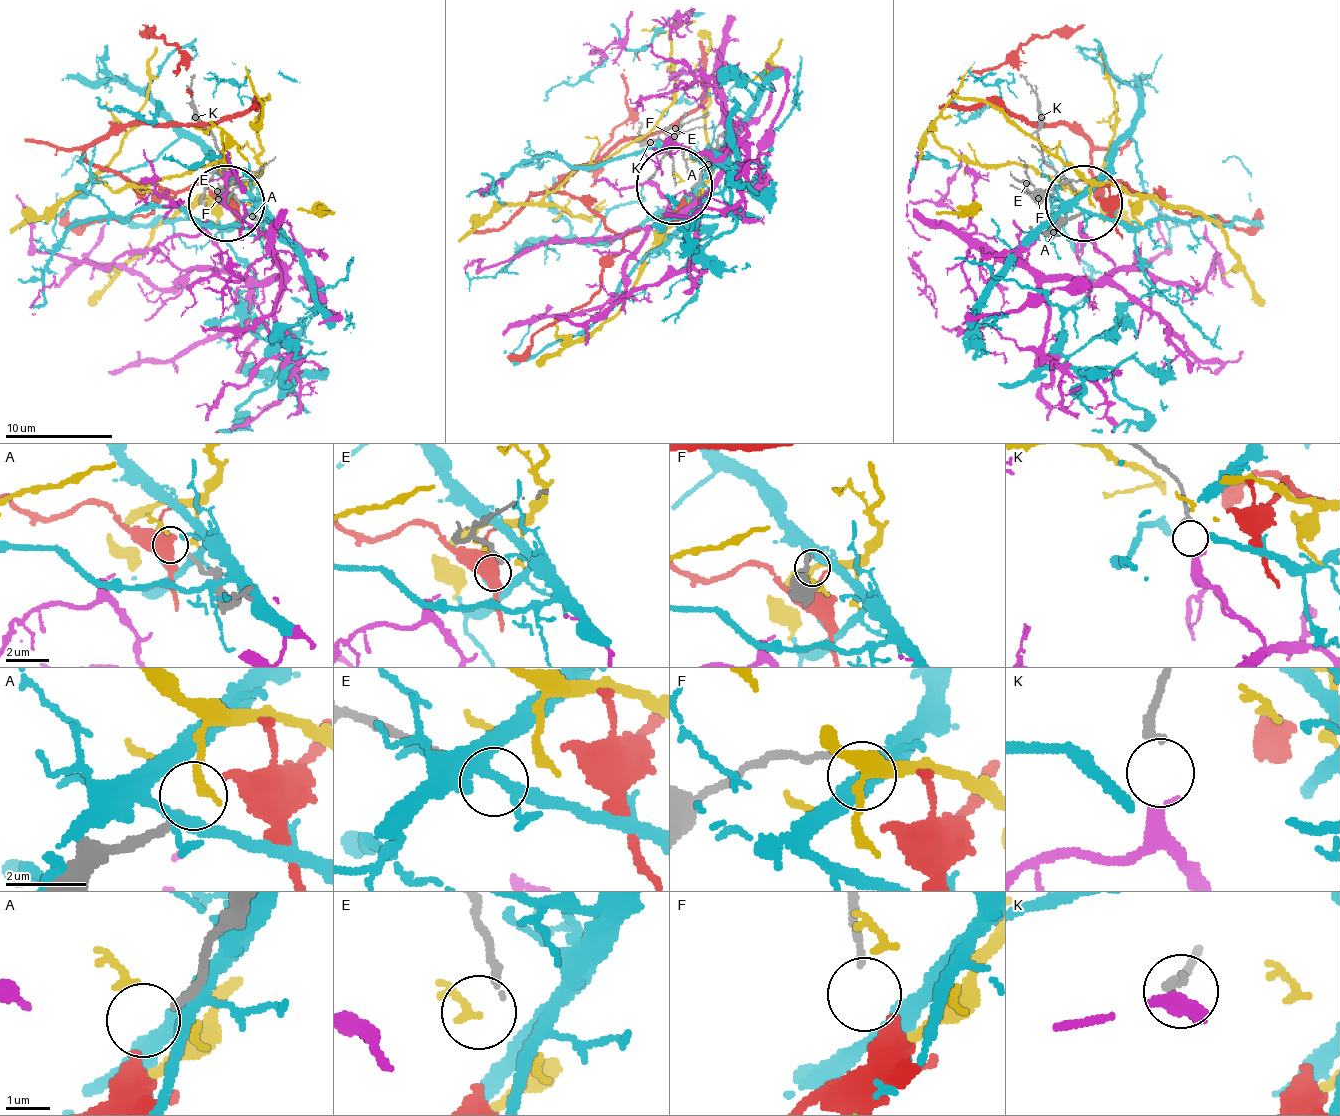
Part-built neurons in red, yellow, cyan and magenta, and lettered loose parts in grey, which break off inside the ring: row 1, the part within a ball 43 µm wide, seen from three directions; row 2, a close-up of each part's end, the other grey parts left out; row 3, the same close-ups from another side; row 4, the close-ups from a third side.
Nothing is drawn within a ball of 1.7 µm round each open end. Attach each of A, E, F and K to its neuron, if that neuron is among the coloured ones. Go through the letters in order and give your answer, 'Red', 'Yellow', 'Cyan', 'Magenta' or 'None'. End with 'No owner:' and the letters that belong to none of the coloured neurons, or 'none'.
A: Red
E: Yellow
F: None
K: Magenta
No owner: F

